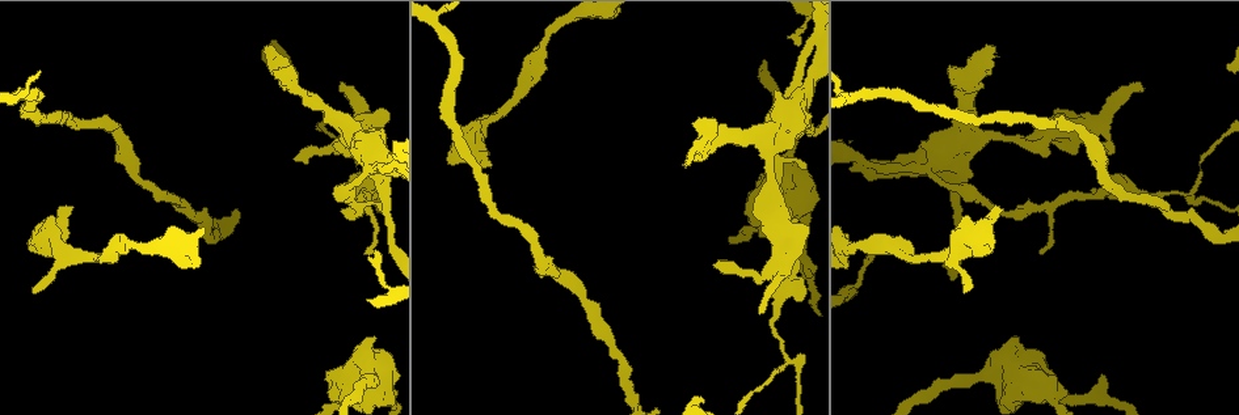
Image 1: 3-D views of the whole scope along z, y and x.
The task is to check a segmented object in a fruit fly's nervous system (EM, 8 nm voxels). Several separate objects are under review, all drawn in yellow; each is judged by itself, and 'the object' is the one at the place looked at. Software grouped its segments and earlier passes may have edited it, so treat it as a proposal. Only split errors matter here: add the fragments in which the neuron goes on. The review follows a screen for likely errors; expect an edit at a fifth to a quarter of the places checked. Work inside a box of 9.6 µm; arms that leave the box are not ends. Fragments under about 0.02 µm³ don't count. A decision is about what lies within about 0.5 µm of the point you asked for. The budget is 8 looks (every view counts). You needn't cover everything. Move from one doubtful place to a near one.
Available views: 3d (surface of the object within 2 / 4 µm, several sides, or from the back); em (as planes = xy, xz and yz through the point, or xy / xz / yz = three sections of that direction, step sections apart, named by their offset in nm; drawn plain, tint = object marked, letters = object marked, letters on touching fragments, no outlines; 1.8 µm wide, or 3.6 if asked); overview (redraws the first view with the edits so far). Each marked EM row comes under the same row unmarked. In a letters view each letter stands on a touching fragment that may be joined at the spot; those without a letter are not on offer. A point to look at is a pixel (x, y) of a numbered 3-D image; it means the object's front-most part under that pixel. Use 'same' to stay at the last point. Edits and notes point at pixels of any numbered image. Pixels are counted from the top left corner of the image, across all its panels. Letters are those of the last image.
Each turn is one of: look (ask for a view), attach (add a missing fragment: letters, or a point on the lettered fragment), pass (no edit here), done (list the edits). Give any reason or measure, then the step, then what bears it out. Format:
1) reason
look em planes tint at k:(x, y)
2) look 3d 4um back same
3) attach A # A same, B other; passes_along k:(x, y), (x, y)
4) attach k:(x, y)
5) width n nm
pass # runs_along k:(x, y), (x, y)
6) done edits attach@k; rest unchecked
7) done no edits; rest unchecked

abrupt turn
look 3d 4um at 1:(924, 163)

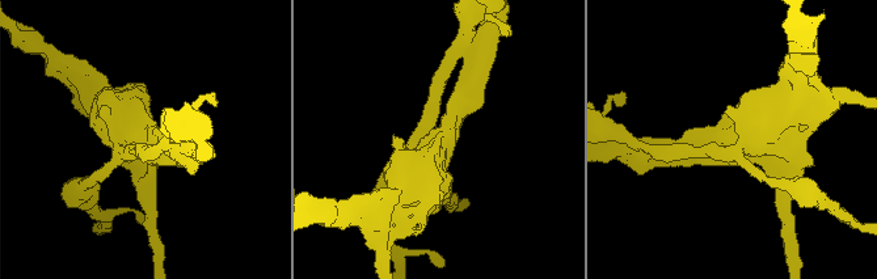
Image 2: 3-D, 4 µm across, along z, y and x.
look em 3.6um planes tint at 2:(137, 139)

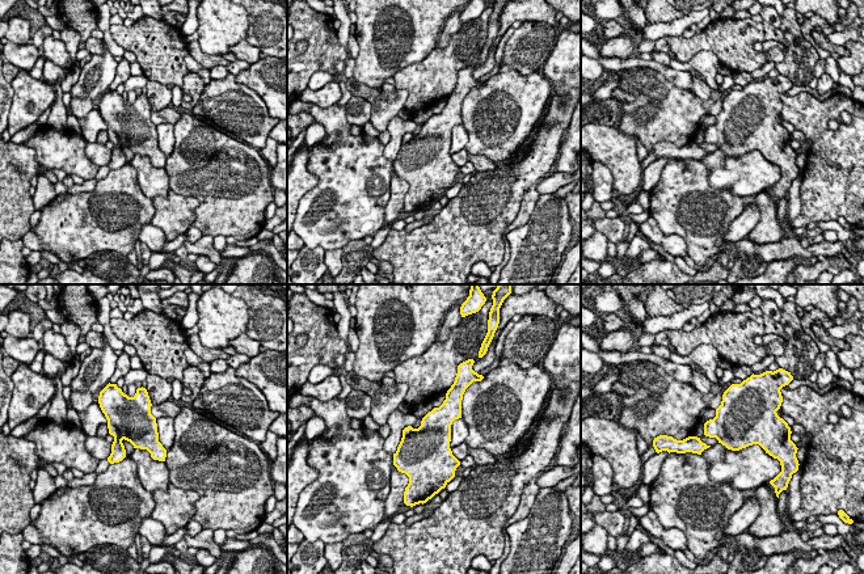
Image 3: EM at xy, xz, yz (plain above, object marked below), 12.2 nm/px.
look em 3.6um planes letters same

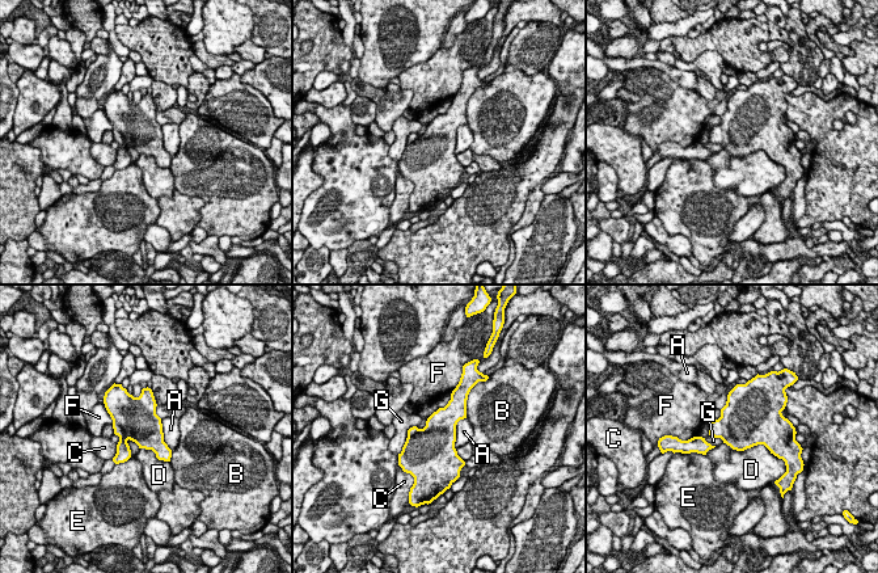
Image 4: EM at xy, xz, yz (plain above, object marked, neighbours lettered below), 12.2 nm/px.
pass # A other, B other, C other, D other, E other, F other, G other; border 4:(416, 425), (408, 430), (400, 454); none of them fits

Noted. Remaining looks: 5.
thick turns thin
look em yz step 4 tint at 1:(983, 68)

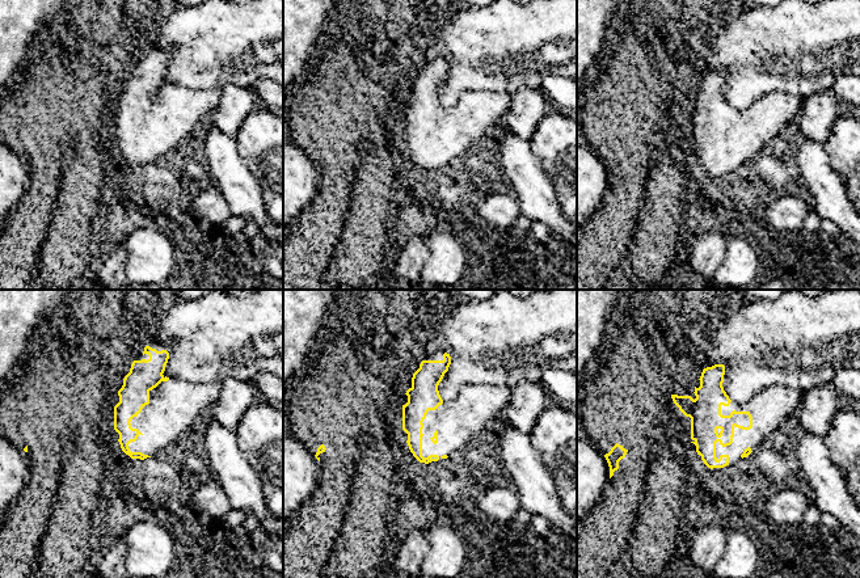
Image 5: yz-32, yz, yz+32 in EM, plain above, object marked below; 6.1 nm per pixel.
look em yz step 4 letters same

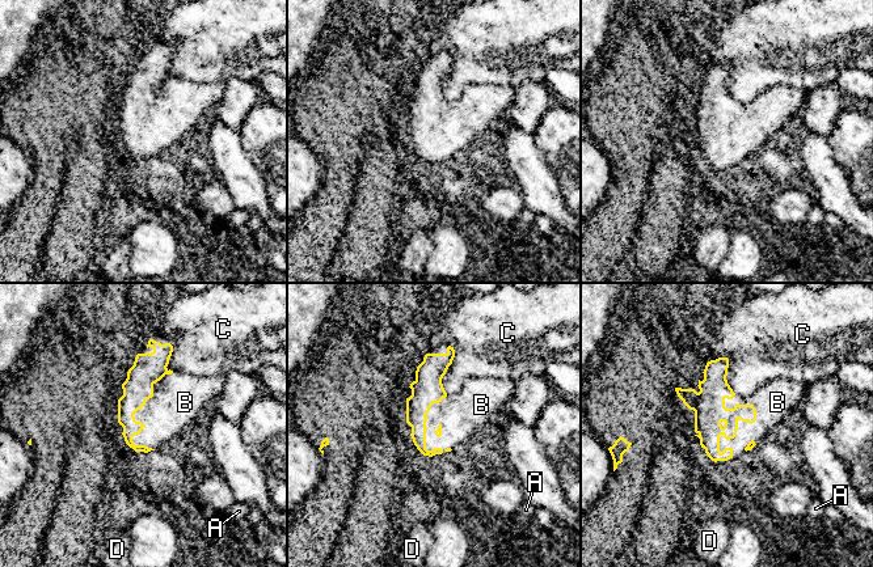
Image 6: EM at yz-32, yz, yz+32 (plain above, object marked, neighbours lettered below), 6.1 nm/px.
longest_contact B 400 nm
attach B # A other, B same, C other, D other; passes_along 6:(709, 409), (745, 420), (777, 402); the neuron continues

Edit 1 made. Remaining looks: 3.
see it whole again
look overview

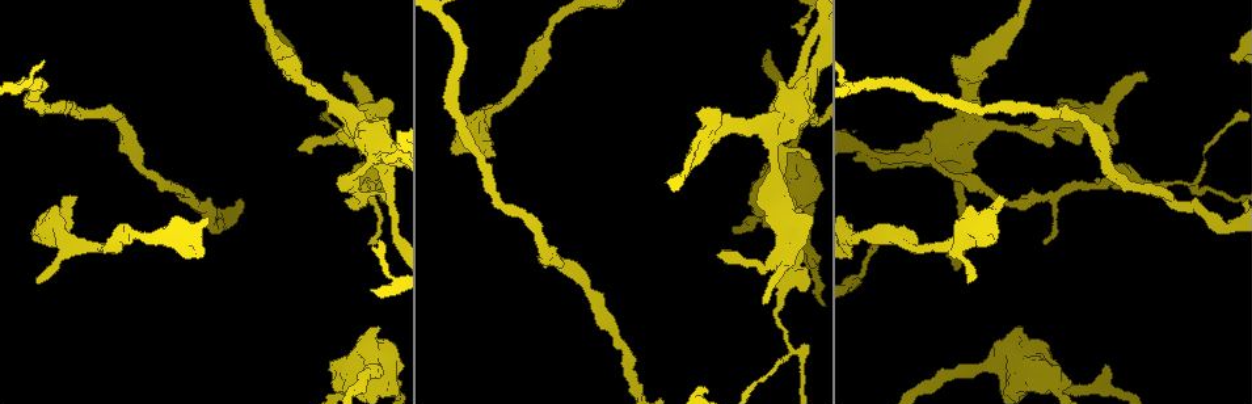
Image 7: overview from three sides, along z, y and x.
an open end
look em planes letters at 7:(999, 199)

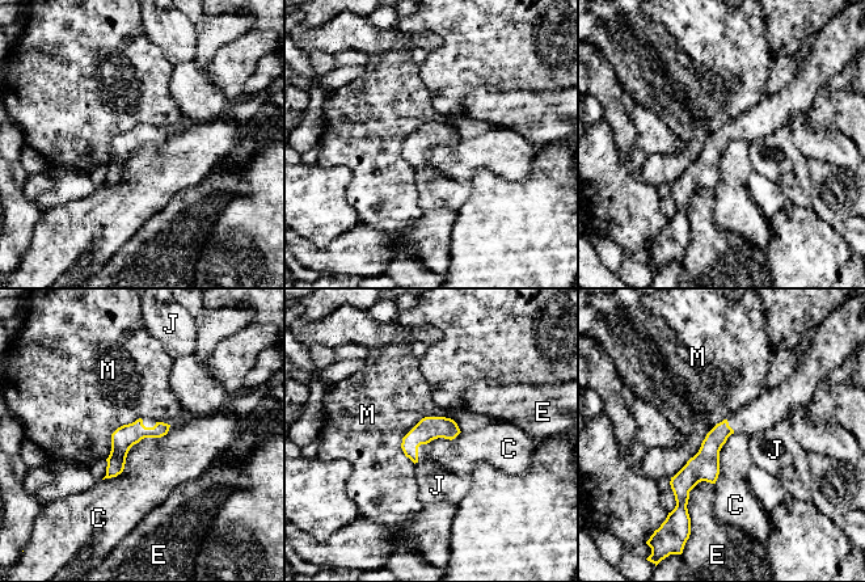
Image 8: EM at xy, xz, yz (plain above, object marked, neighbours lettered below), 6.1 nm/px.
width 140 nm
pass # C other, E other, J other, M other; runs_along 8:(725, 425), (682, 484), (680, 500); none of them fits

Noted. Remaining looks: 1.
done edits attach@6; rest unchecked

